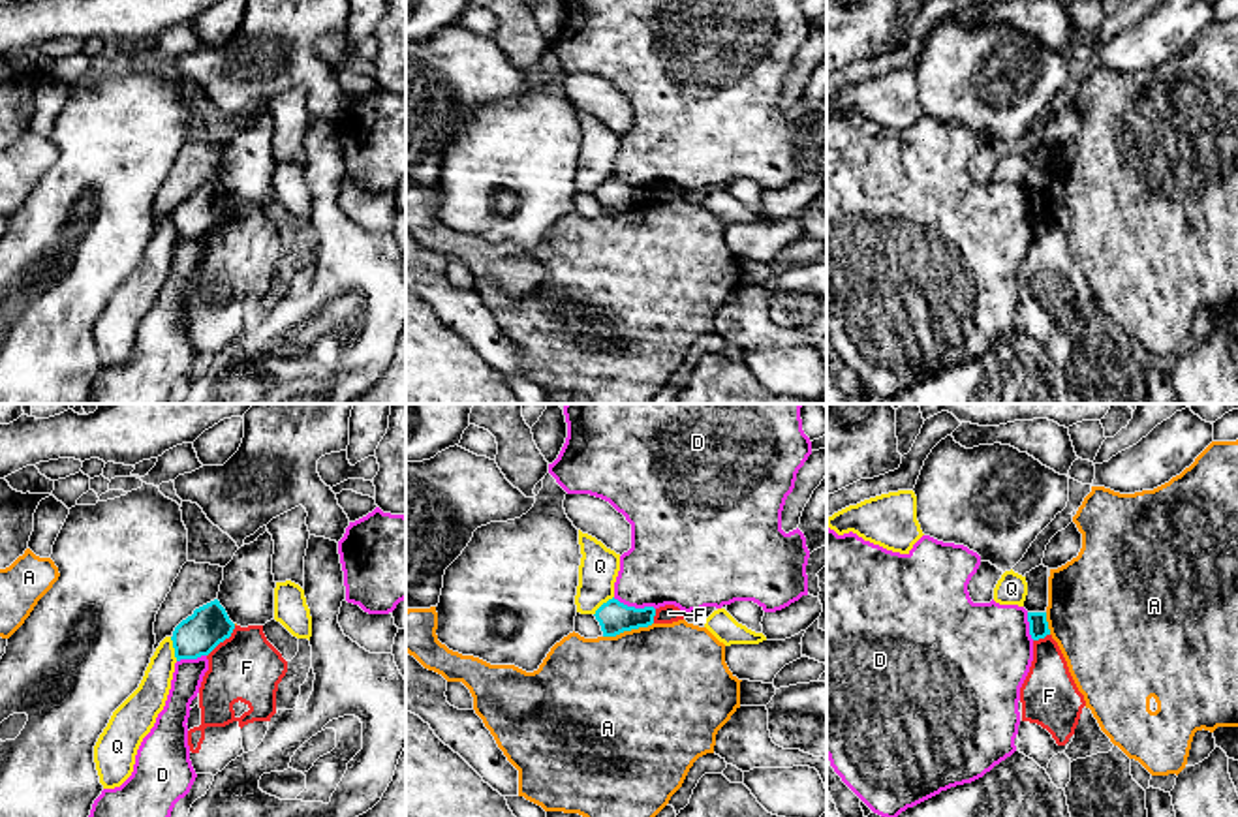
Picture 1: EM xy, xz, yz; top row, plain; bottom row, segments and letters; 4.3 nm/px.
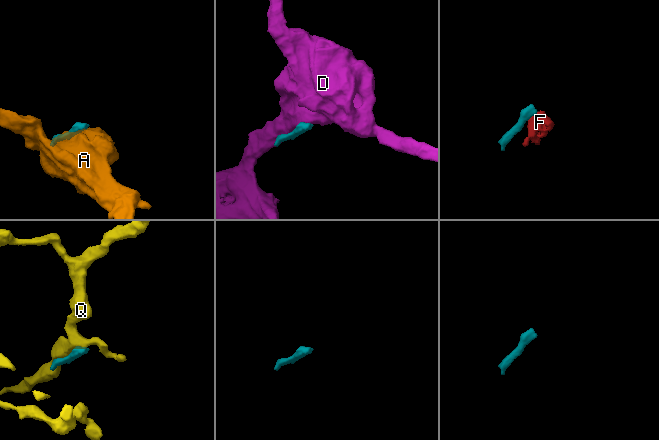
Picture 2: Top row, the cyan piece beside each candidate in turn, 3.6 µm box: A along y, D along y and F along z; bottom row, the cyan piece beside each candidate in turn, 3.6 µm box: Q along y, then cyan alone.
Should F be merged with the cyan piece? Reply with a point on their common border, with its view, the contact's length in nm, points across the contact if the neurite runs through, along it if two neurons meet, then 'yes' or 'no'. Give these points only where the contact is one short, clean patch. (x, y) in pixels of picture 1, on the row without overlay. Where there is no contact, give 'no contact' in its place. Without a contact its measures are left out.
meets cyan in xy at (222, 220); contact 180 nm long; border along xy (235, 205), (207, 235); no

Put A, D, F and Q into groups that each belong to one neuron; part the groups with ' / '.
A / D / F / Q

